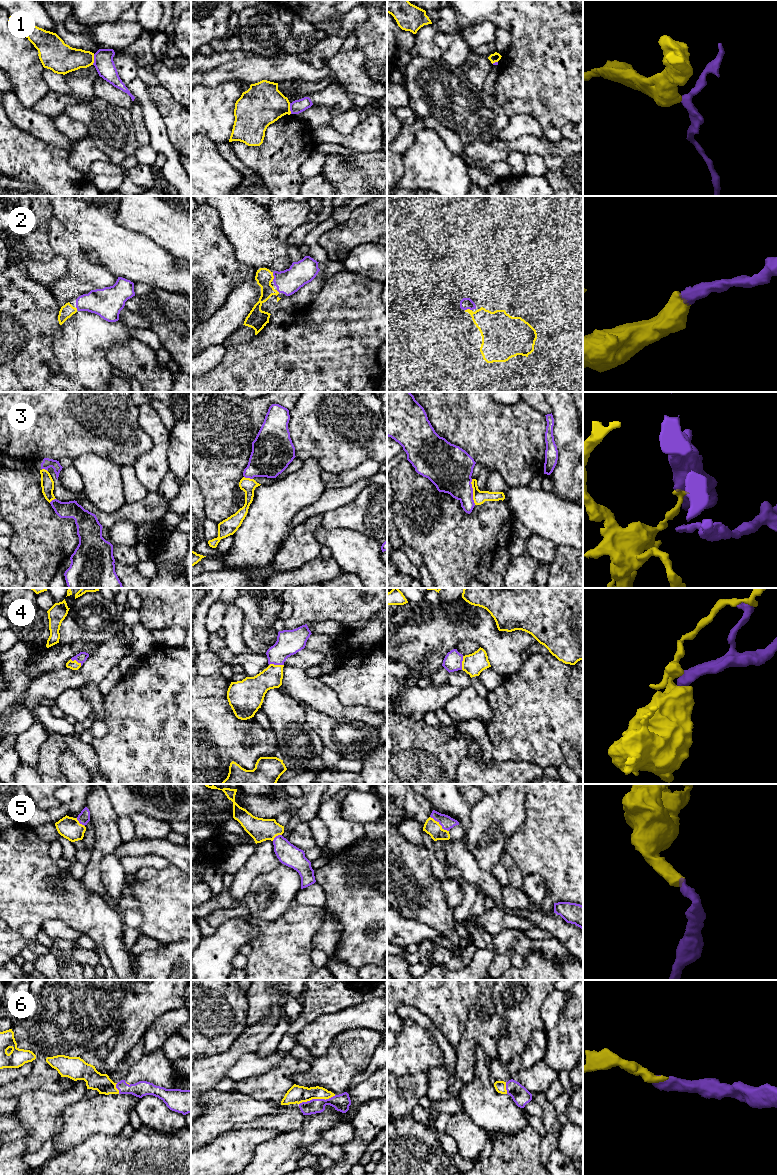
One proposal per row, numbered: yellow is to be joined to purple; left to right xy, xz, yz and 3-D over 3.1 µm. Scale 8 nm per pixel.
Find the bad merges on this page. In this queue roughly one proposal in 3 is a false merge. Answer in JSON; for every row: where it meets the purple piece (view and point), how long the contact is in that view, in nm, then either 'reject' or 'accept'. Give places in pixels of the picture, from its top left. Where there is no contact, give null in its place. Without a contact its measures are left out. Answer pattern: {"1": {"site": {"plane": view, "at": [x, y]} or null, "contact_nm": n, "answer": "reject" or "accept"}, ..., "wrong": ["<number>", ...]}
{"1": {"site": {"plane": "xy", "at": [94, 59]}, "contact_nm": 90, "answer": "reject"}, "2": {"site": {"plane": "xz", "at": [273, 275]}, "contact_nm": 70, "answer": "accept"}, "3": {"site": {"plane": "yz", "at": [472, 492]}, "contact_nm": 220, "answer": "reject"}, "4": {"site": {"plane": "xz", "at": [276, 664]}, "contact_nm": 120, "answer": "accept"}, "5": {"site": {"plane": "yz", "at": [439, 823]}, "contact_nm": 200, "answer": "accept"}, "6": {"site": {"plane": "xz", "at": [317, 1099]}, "contact_nm": 300, "answer": "accept"}, "wrong": ["1", "3"]}

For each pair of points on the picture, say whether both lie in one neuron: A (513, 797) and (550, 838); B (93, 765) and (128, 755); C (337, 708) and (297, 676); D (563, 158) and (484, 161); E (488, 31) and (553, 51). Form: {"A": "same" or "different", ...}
{"A": "different", "B": "different", "C": "same", "D": "same", "E": "different"}

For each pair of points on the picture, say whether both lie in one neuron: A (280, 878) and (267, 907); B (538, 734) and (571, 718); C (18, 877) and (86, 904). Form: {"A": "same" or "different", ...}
{"A": "same", "B": "same", "C": "same"}

